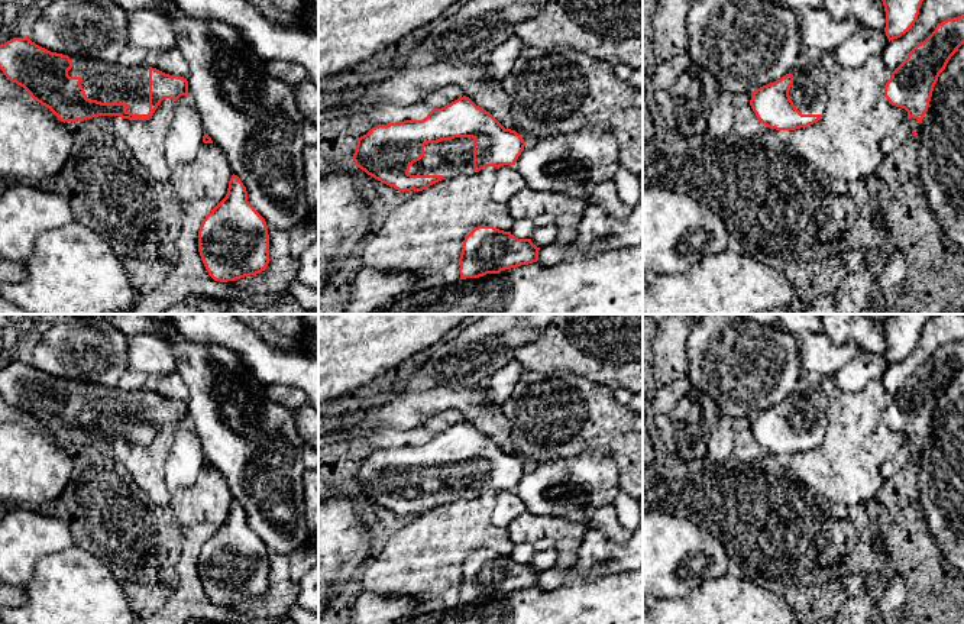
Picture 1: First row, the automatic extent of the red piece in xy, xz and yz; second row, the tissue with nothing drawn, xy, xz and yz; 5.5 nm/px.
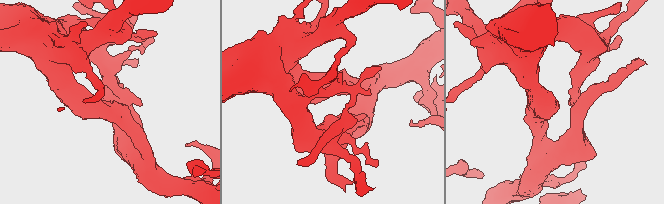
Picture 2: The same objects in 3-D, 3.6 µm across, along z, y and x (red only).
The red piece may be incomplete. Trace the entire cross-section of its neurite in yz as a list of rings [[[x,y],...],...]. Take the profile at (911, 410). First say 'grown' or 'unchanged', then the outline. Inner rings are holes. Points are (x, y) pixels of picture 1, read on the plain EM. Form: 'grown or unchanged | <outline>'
unchanged | [[[964,339],[947,343],[918,368],[908,382],[892,397],[884,410],[884,421],[922,447],[934,411],[951,381],[964,368]]]

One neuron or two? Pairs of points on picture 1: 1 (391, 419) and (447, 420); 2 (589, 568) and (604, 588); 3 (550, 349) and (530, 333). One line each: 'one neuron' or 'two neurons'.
1: two neurons
2: two neurons
3: two neurons

